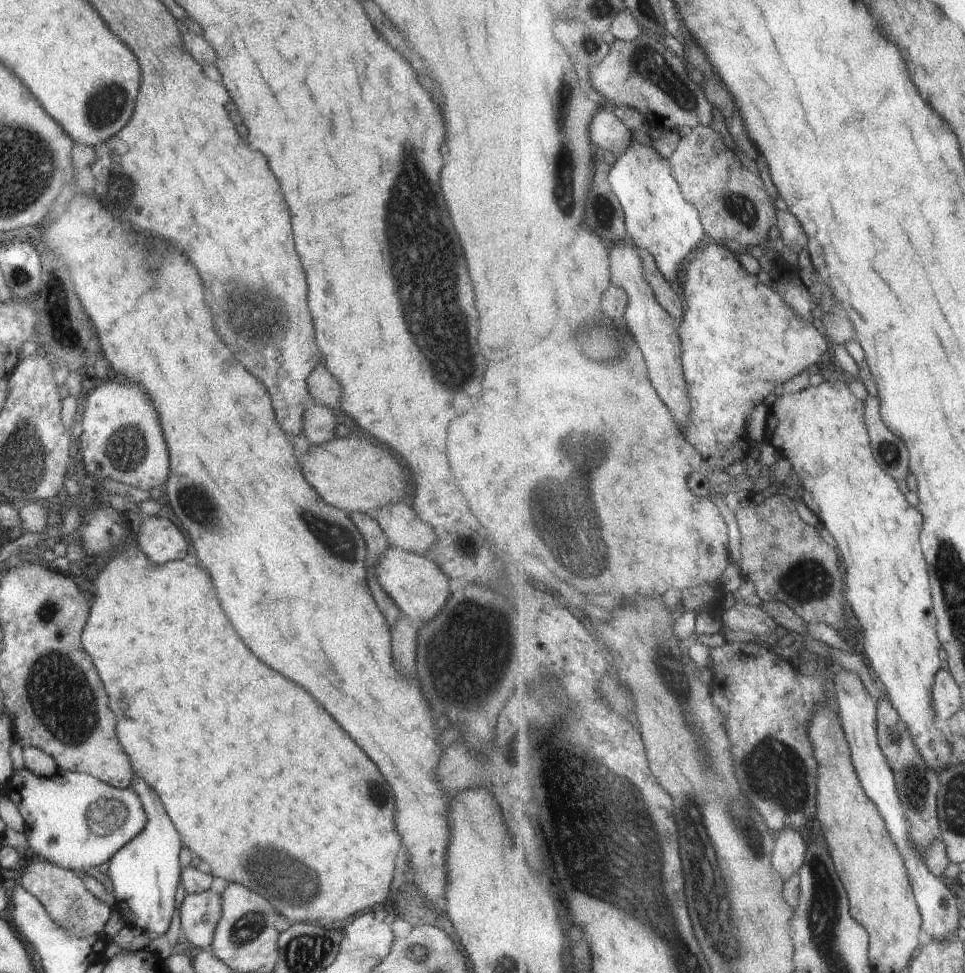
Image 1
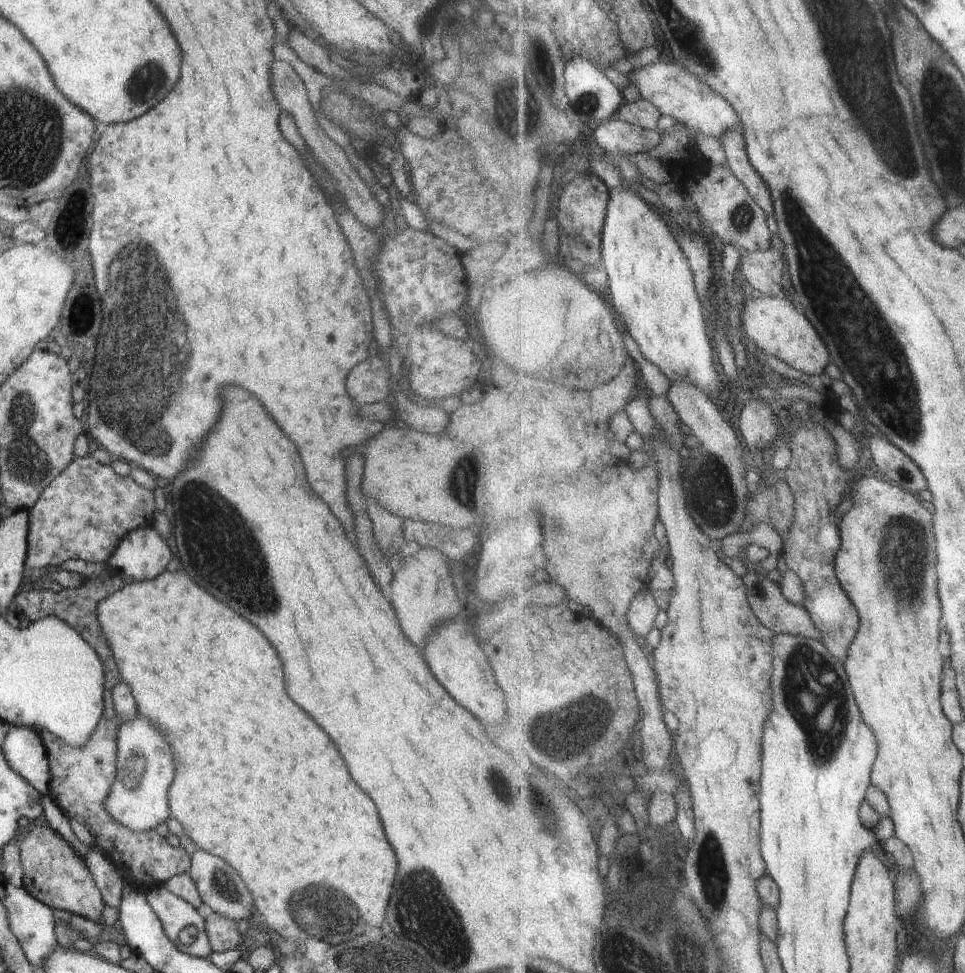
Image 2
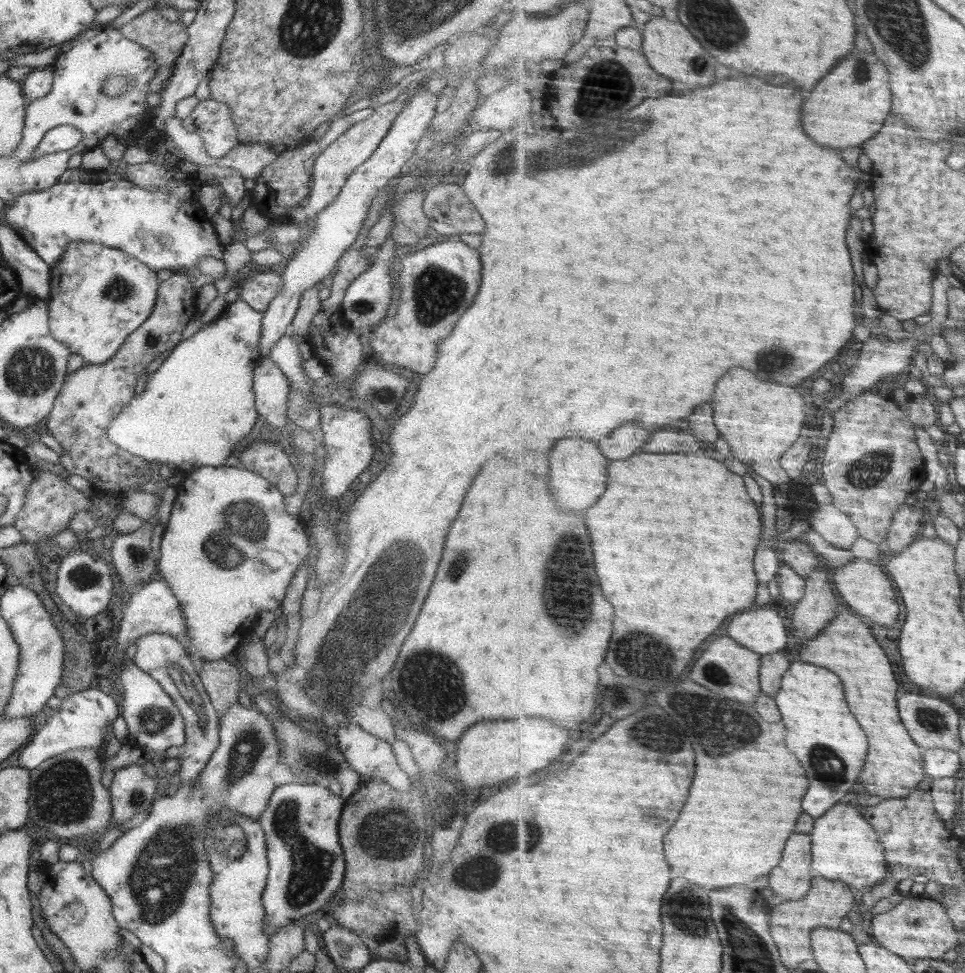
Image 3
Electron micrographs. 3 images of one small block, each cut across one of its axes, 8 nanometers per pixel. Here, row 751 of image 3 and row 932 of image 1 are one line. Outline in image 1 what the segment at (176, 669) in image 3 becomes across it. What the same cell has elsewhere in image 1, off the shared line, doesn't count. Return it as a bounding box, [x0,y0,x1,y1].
[180,888,221,951]

